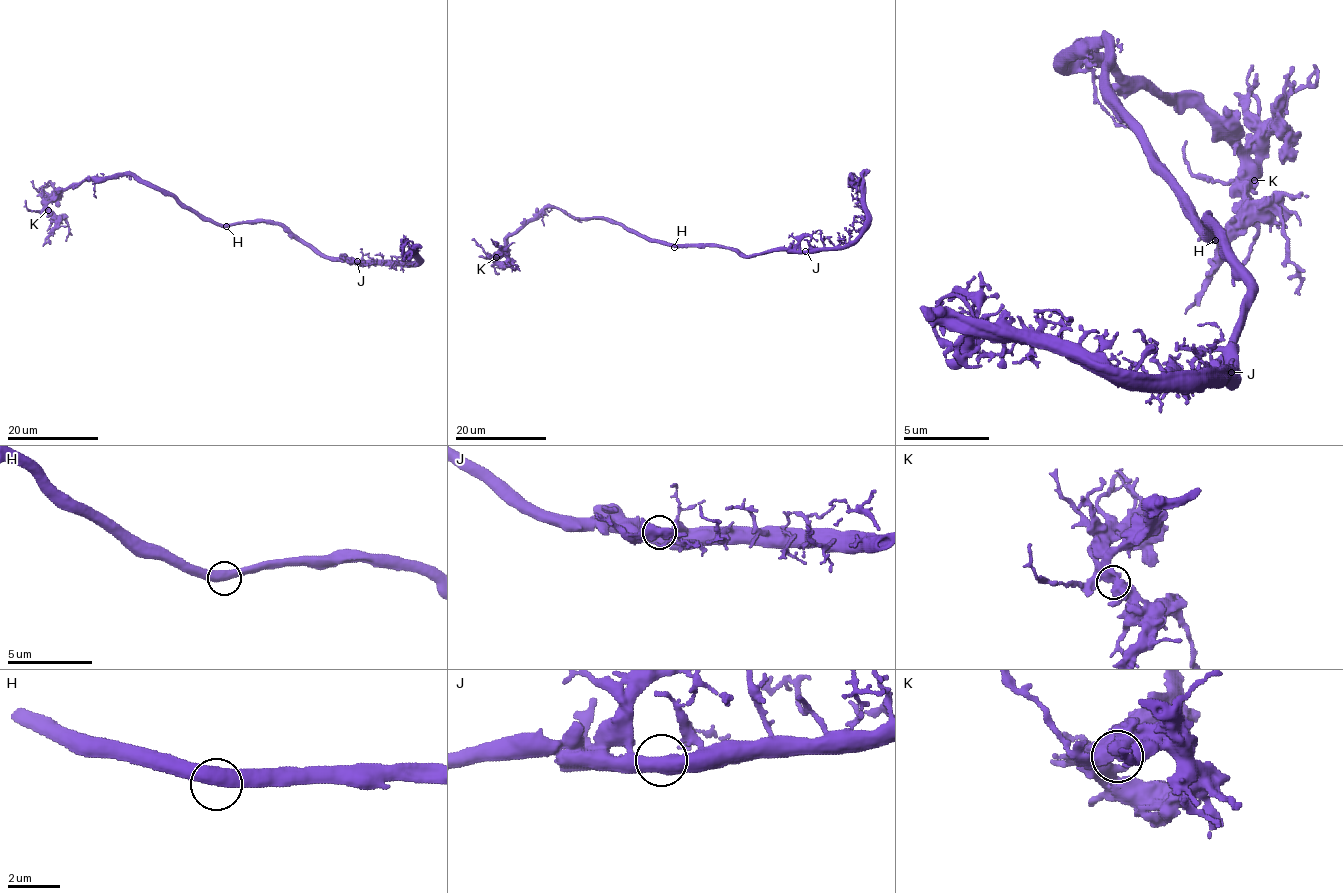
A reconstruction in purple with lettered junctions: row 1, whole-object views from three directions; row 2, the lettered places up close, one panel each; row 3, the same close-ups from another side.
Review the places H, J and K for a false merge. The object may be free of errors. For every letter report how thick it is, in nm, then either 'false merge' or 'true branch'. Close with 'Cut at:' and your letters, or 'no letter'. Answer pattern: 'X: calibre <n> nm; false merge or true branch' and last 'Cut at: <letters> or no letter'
H: calibre 500 nm; true branch
J: calibre 650 nm; false merge
K: calibre 600 nm; true branch
Cut at: J

